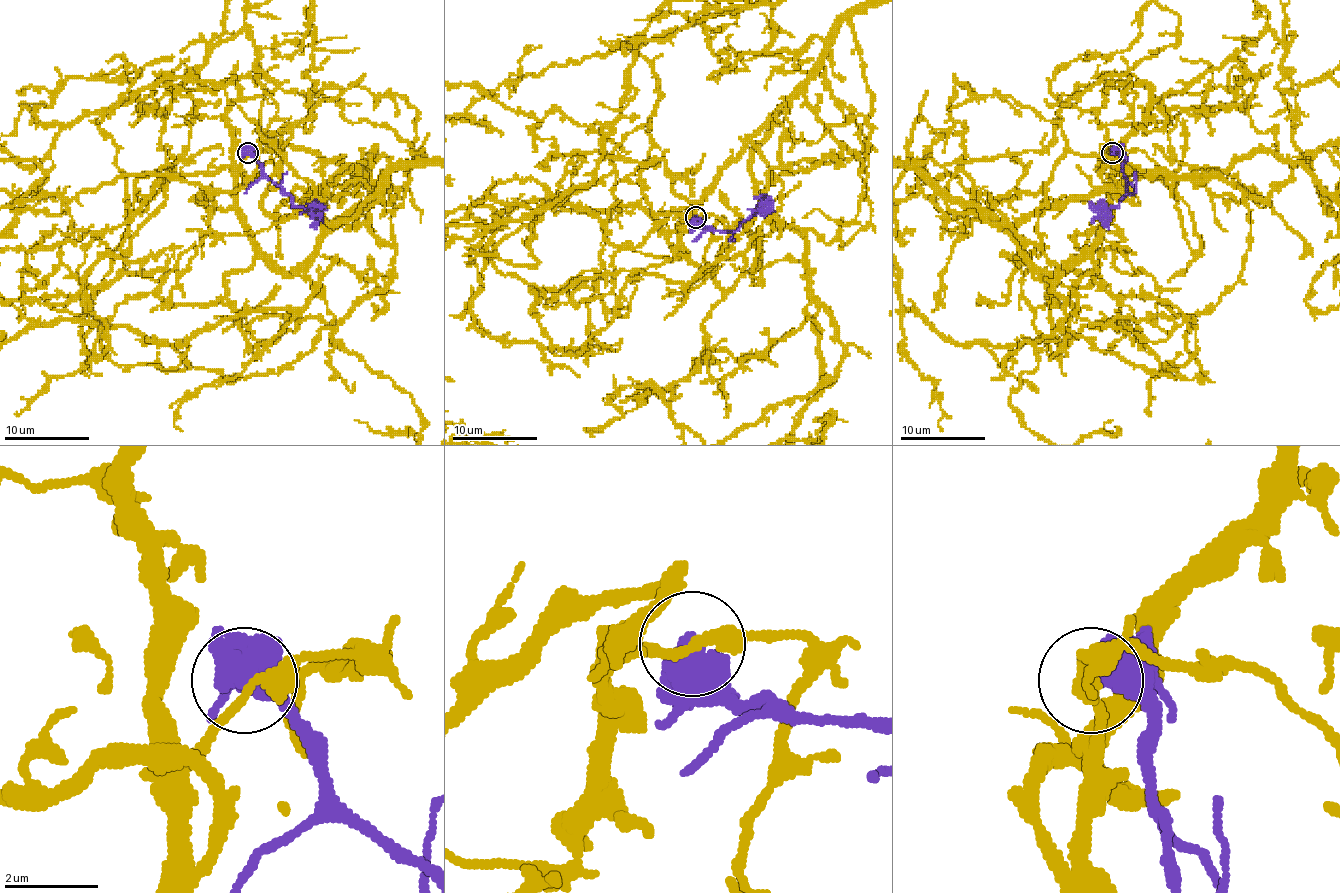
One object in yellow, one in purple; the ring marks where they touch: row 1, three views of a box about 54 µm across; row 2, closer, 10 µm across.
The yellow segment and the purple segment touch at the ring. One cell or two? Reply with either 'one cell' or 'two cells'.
two cells

